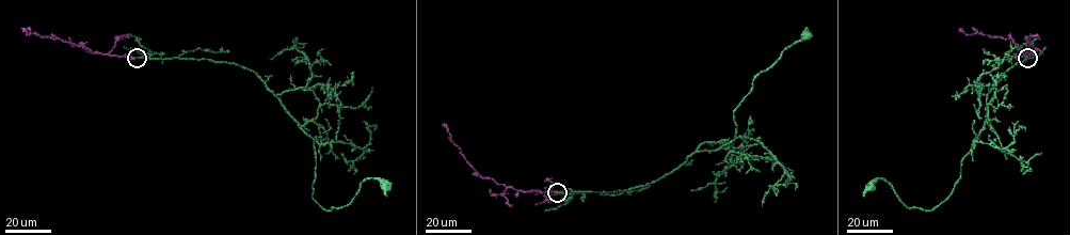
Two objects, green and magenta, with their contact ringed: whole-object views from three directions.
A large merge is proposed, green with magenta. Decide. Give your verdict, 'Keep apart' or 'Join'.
Keep apart

